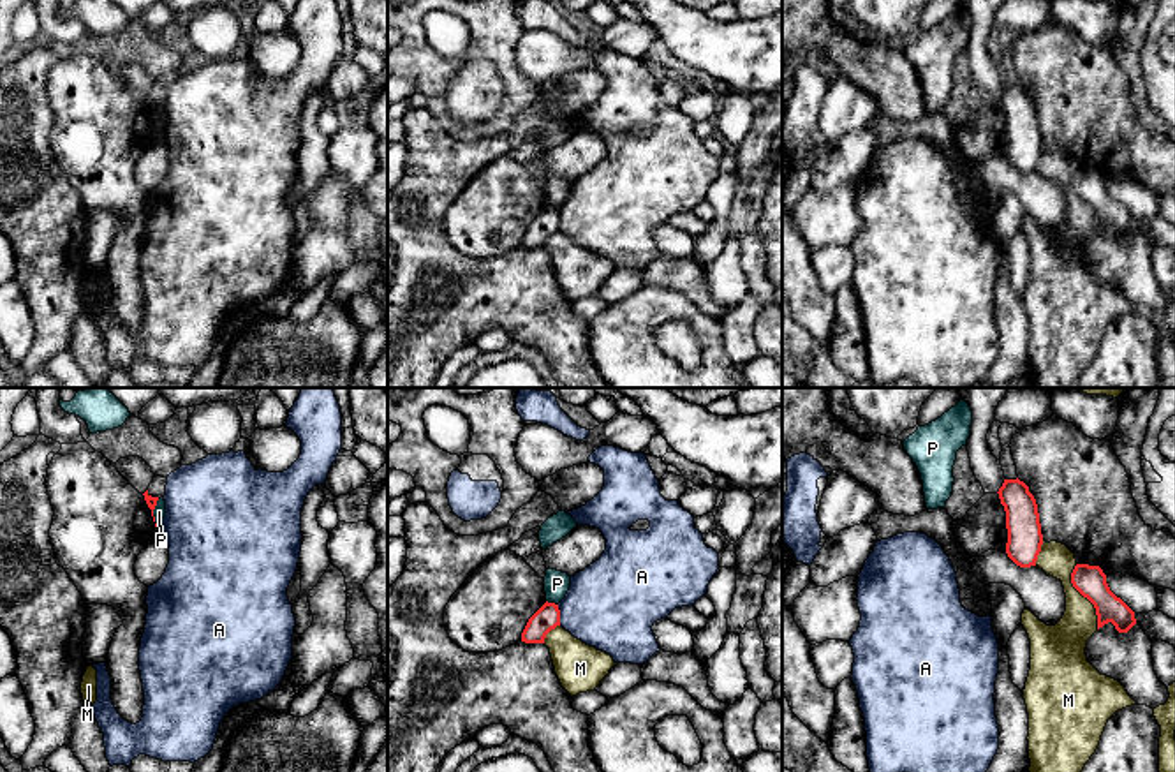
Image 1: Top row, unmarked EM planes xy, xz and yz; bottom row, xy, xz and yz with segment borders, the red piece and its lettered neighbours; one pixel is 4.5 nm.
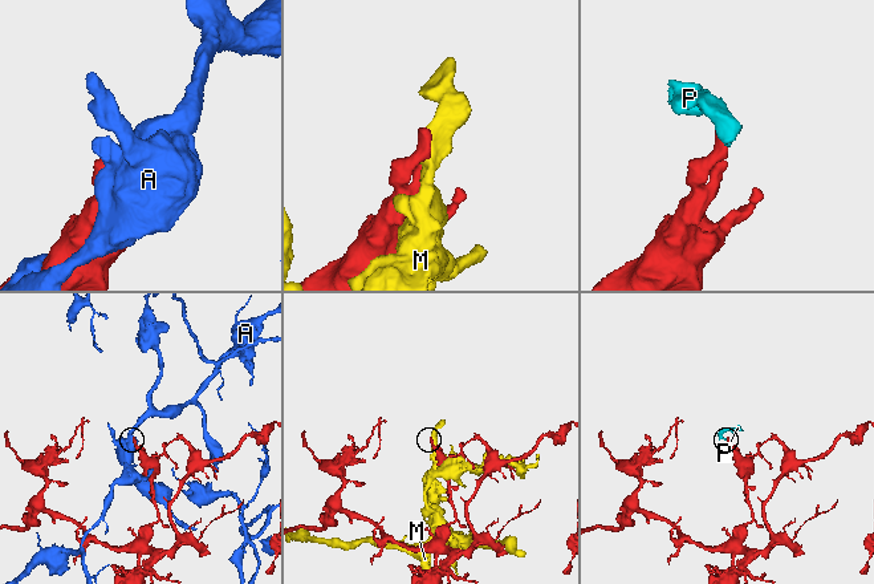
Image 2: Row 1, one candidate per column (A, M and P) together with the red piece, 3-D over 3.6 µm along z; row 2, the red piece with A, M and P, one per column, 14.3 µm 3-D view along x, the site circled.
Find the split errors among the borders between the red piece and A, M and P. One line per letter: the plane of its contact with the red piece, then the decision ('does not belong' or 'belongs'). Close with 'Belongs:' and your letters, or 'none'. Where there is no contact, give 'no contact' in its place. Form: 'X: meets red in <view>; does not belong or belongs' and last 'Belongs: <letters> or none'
A: meets red in xz; does not belong
M: meets red in yz; does not belong
P: meets red in xz; does not belong
Belongs: none

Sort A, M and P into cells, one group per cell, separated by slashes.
A / M / P

